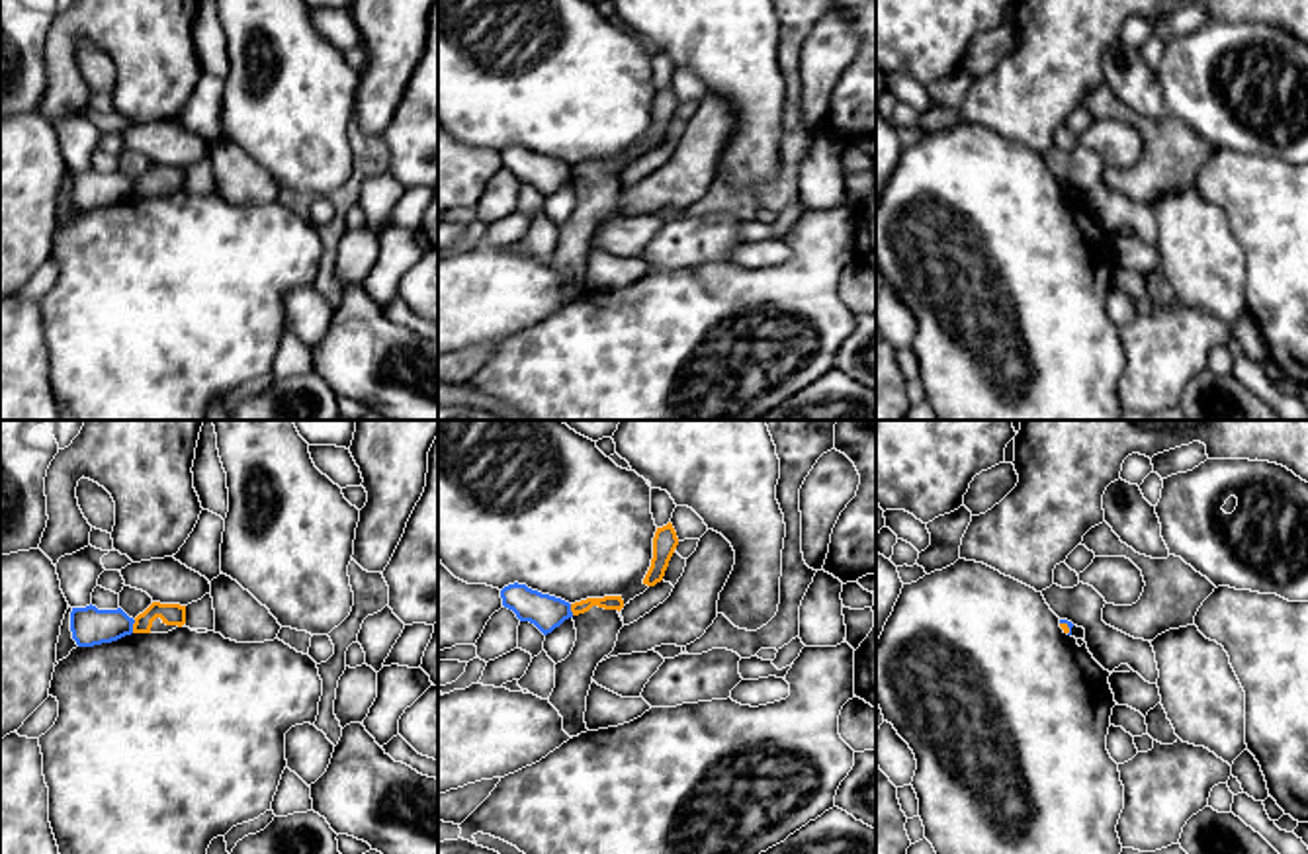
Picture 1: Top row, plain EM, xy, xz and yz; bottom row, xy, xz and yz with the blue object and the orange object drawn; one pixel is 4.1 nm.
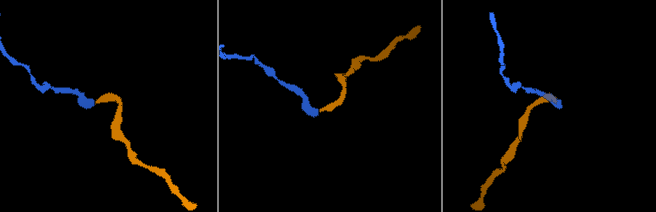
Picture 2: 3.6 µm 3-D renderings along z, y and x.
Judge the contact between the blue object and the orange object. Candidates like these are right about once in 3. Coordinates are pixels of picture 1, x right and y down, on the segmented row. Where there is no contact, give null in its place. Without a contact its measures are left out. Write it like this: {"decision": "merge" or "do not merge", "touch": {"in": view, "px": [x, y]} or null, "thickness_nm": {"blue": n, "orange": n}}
{"decision": "do not merge", "touch": {"in": "xy", "px": [131, 626]}, "thickness_nm": {"blue": 160, "orange": 100}}

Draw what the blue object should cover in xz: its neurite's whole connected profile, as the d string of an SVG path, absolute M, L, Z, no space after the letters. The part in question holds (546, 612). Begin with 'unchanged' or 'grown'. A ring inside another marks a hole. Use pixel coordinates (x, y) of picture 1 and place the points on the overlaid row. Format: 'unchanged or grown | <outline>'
unchanged | M526 584L504 586L501 598L502 606L512 610L520 621L534 623L544 635L573 618L569 602L532 590Z

